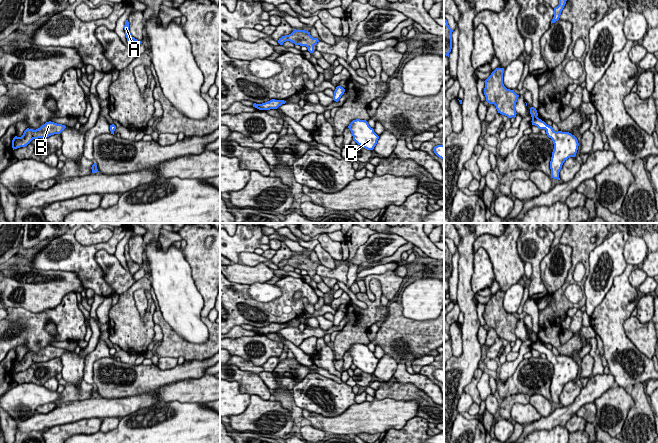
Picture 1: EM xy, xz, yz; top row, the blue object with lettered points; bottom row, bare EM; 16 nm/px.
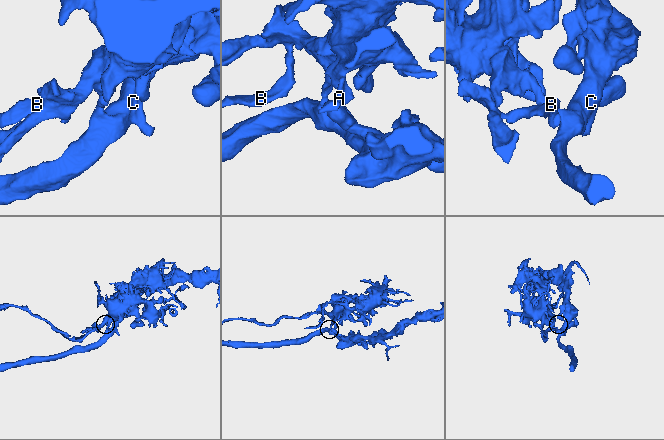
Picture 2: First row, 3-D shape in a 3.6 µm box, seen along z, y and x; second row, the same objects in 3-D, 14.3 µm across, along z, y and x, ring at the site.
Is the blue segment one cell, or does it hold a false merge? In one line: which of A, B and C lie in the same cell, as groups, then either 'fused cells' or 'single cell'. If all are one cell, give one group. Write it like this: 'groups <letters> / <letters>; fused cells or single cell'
groups A B / C; fused cells

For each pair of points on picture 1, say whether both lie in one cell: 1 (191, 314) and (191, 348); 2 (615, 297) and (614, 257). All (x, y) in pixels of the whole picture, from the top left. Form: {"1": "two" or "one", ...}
{"1": "two", "2": "two"}

